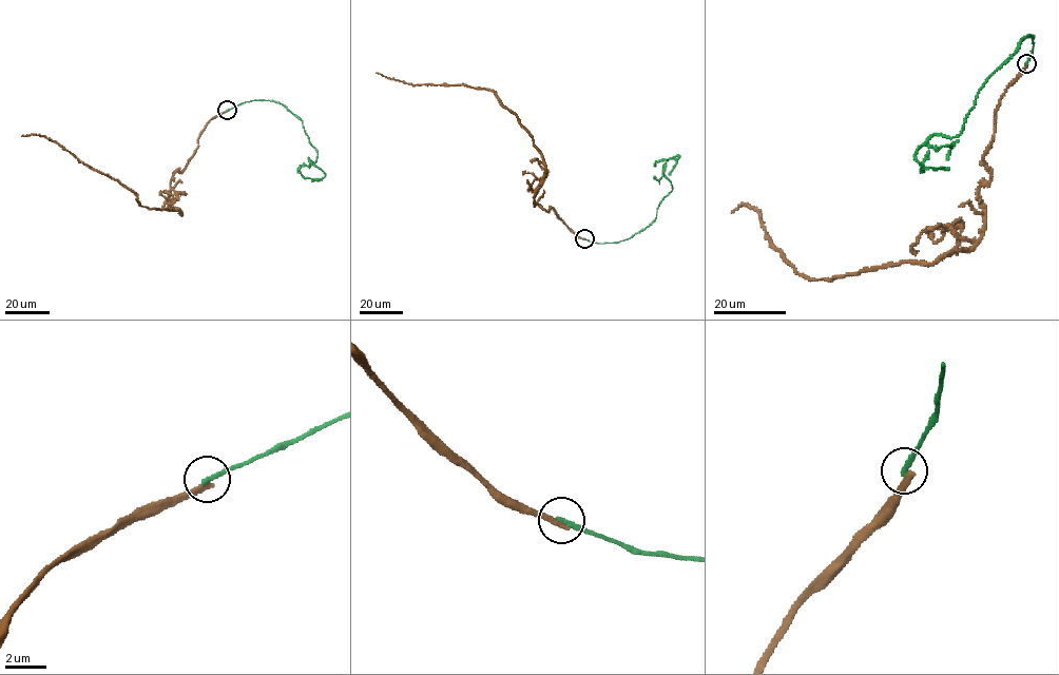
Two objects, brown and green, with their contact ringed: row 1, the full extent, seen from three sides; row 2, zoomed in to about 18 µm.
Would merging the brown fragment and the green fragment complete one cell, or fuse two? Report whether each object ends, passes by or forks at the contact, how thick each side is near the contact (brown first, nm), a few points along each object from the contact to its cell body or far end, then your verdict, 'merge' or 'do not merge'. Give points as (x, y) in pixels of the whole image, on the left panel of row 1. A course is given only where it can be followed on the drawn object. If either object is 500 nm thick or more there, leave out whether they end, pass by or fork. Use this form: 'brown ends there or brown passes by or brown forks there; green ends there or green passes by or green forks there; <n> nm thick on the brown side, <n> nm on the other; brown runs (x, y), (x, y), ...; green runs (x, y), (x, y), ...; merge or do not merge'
brown ends there; green ends there; 280 nm thick on the brown side, 240 nm on the other; brown runs (227, 110), (207, 123), (195, 152), (173, 174), (169, 201), (181, 213), (141, 205), (57, 143), (21, 135); green runs (227, 110), (282, 104), (301, 120), (316, 150), (309, 160), (325, 175), (306, 178), (300, 166); do not merge

